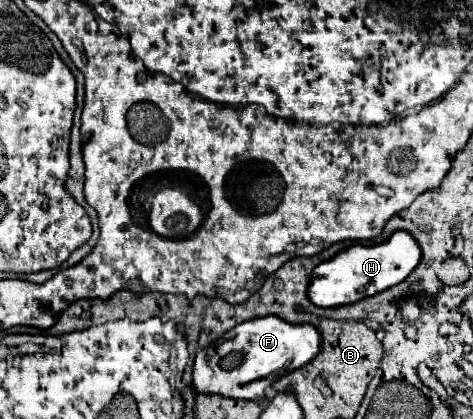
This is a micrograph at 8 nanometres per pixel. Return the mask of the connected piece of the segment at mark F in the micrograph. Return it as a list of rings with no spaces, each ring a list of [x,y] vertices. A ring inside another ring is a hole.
[[[263,316],[255,320],[247,320],[237,328],[225,332],[217,348],[213,344],[205,350],[199,350],[193,366],[193,388],[203,394],[221,394],[229,398],[255,400],[263,396],[263,388],[257,384],[259,380],[279,372],[287,360],[301,362],[297,366],[309,364],[315,354],[321,350],[321,336],[313,324],[287,324],[287,320],[279,320],[277,316]],[[229,352],[245,352],[245,360],[235,370],[223,370],[219,360]]]

